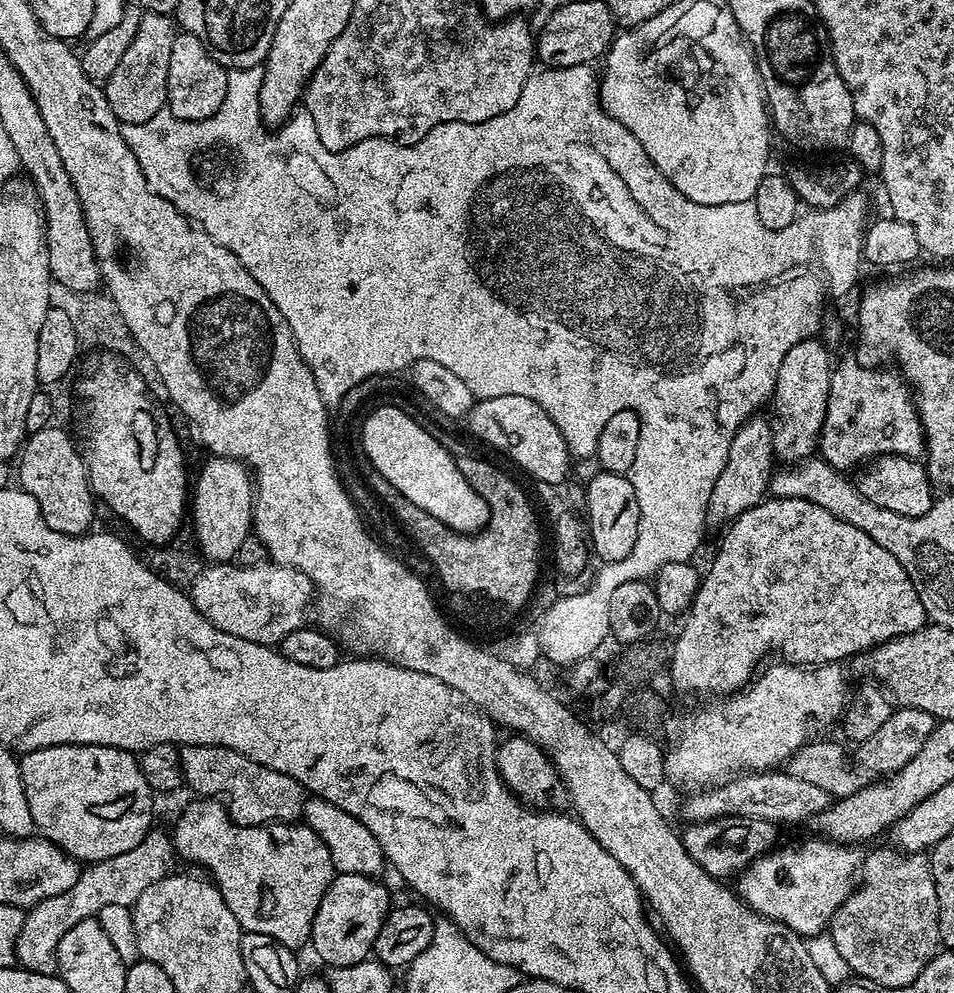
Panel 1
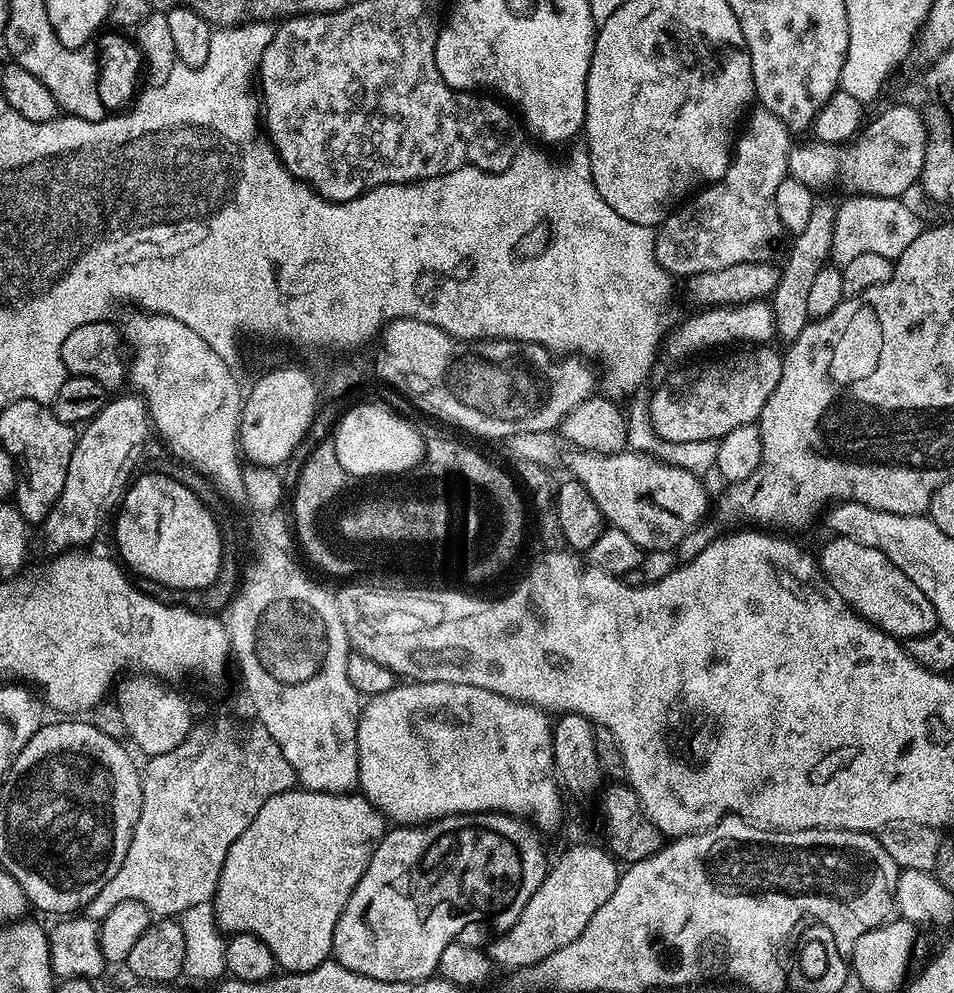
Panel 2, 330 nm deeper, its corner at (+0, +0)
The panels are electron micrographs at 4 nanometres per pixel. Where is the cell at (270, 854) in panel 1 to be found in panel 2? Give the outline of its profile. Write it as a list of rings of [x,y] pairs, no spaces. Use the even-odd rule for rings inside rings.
[[[299,786],[293,788],[291,792],[274,794],[274,798],[270,798],[270,802],[266,802],[266,806],[262,806],[262,810],[258,810],[258,814],[254,814],[254,822],[250,822],[250,826],[246,826],[246,830],[242,830],[242,834],[238,834],[234,846],[230,846],[230,854],[226,854],[226,862],[222,866],[222,874],[218,878],[218,886],[214,897],[217,924],[228,934],[245,932],[262,938],[262,942],[266,942],[266,946],[270,946],[270,954],[274,954],[277,965],[285,973],[314,970],[314,966],[318,966],[322,961],[332,956],[334,926],[338,926],[338,918],[342,914],[354,886],[358,886],[358,882],[362,878],[362,874],[366,870],[374,850],[380,844],[380,839],[384,836],[385,831],[386,817],[362,794],[308,792]]]

